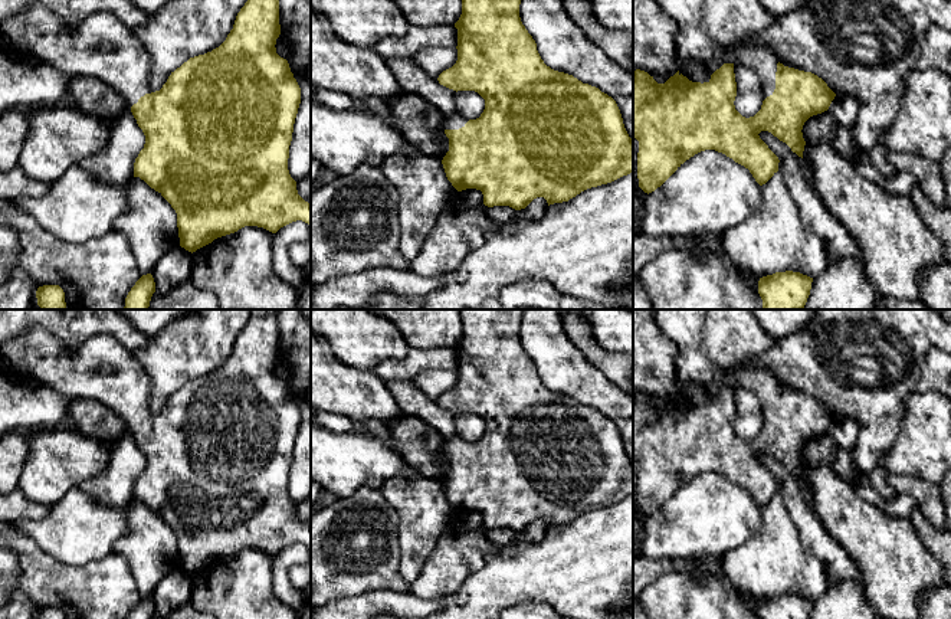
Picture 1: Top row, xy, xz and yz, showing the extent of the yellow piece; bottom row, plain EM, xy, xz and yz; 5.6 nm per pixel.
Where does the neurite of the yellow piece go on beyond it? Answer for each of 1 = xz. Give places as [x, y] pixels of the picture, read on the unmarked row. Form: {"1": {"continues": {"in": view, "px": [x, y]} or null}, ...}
{"1": {"continues": {"in": "xz", "px": [453, 444]}}}

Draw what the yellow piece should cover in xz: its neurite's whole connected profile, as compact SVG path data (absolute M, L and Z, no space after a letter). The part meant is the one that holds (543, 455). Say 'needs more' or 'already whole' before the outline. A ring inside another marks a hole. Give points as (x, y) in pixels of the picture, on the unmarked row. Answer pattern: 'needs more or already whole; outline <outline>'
needs more; outline M462 310L462 337L455 345L458 351L458 383L456 386L443 393L437 403L440 407L453 413L475 413L485 422L485 432L476 442L468 442L458 435L445 439L443 451L449 461L449 474L442 482L445 495L452 508L458 512L476 511L483 517L483 527L509 528L515 533L525 531L534 521L544 520L550 527L568 524L581 514L611 505L623 498L633 495L633 462L629 459L620 432L616 423L599 410L583 406L573 397L551 392L541 381L537 366L528 356L519 340L519 327L522 322L524 310Z

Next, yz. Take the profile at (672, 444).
needs more; outline M767 367L732 370L734 380L751 390L761 407L764 423L761 432L750 440L742 439L734 428L737 419L737 405L734 386L724 386L716 392L708 405L692 405L679 393L665 406L657 406L647 394L633 393L633 459L639 464L637 501L639 510L645 515L652 515L660 510L686 482L705 472L715 472L732 481L735 485L750 492L755 504L763 508L778 494L778 479L760 461L761 453L768 453L780 464L786 465L793 475L803 481L806 464L803 461L804 445L817 436L829 432L836 416L827 406L811 394L784 389L777 377Z

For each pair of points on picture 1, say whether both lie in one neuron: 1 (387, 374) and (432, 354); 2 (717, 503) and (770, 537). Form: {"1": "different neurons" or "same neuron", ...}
{"1": "same neuron", "2": "different neurons"}

